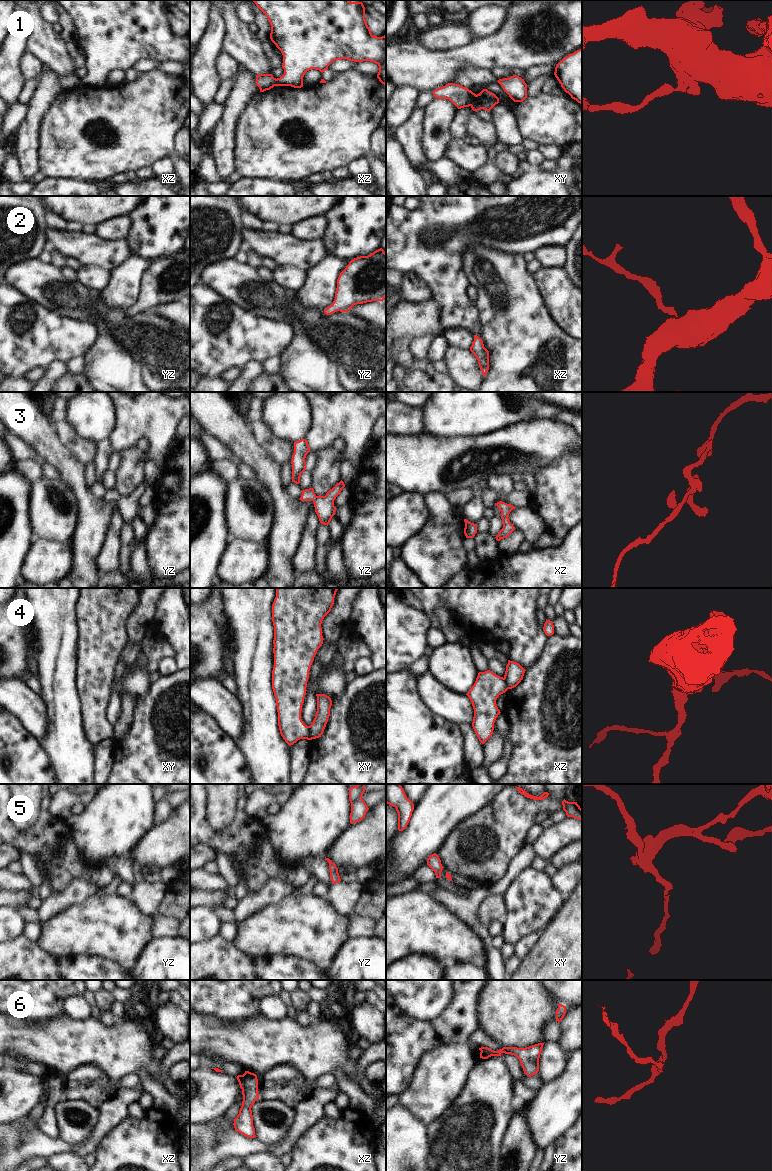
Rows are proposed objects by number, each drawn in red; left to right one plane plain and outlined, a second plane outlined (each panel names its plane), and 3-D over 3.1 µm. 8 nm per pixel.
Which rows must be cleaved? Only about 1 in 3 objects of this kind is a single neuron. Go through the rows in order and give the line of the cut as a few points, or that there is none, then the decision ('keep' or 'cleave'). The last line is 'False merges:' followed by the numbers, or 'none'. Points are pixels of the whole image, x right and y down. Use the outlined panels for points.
1: cut xy (476, 95), (470, 105); cleave
2: cut none; keep
3: cut none; keep
4: cut xy (308, 726), (310, 739); cleave
5: cut none; keep
6: cut xz (243, 1075), (241, 1088); cleave
False merges: 1, 4, 6

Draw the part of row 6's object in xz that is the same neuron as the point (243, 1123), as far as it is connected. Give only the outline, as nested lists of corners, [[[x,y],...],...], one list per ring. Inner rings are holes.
[[[249,1071],[243,1074],[242,1106],[239,1114],[234,1119],[235,1131],[249,1138],[255,1138],[255,1128],[253,1126],[252,1106],[259,1099],[257,1075]]]

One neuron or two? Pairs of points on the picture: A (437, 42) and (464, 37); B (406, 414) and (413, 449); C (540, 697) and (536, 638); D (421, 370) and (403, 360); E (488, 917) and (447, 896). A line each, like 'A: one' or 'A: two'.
A: one
B: two
C: two
D: one
E: two

